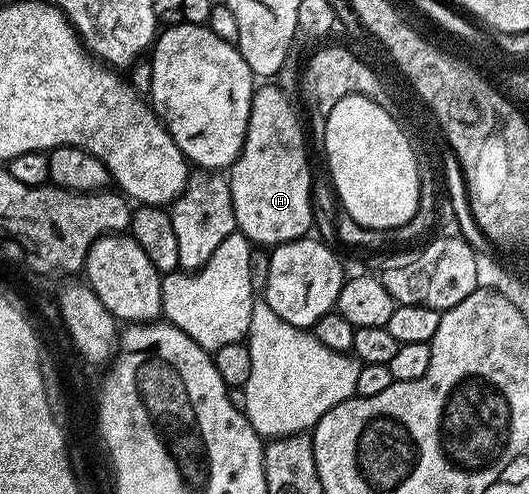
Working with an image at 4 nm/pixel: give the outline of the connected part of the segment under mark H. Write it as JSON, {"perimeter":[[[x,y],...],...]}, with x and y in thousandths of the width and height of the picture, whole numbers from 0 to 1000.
{"perimeter":[[[524,172],[488,174],[478,186],[471,251],[456,314],[431,348],[433,389],[448,441],[448,468],[471,484],[473,494],[493,504],[514,504],[552,484],[575,484],[595,451],[595,417],[584,393],[592,387],[592,362],[584,356],[584,314],[577,308],[577,265],[569,241],[554,219],[546,192]]]}

